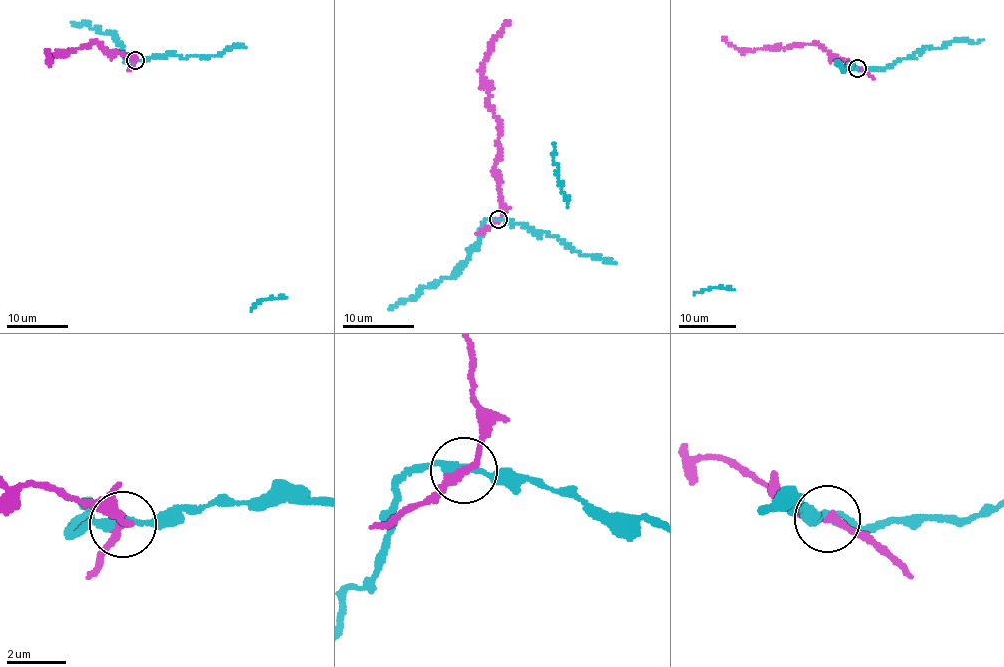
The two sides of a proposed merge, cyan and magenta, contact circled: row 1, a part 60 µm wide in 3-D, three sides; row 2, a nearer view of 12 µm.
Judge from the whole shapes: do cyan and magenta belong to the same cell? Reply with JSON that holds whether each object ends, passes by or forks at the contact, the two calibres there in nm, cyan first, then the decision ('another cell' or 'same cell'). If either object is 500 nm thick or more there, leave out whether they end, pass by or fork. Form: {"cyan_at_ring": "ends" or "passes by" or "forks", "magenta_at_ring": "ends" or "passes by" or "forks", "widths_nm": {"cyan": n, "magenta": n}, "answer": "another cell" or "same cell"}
{"cyan_at_ring": "passes by", "magenta_at_ring": "passes by", "widths_nm": {"cyan": 240, "magenta": 240}, "answer": "another cell"}

